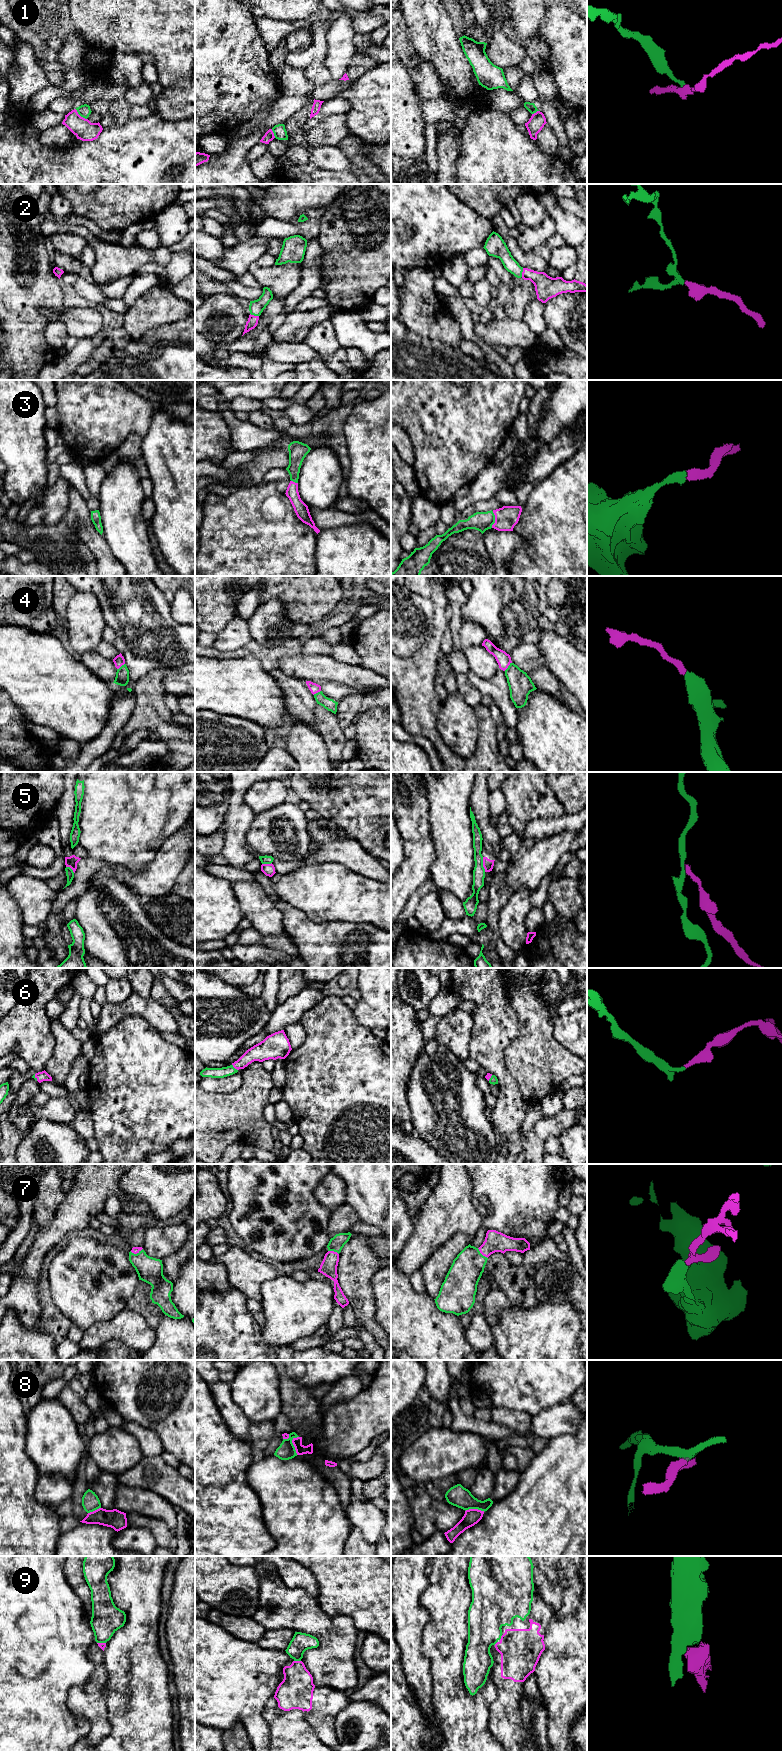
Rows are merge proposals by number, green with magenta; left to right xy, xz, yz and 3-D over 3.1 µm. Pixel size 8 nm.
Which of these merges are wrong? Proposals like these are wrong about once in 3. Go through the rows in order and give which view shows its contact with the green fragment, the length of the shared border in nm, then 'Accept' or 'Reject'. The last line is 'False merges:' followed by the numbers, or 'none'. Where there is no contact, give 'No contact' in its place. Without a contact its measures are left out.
1: Touches green in xy. Shared border 130 nm. Reject
2: Touches green in xz. Shared border 80 nm. Accept
3: Touches green in yz. Shared border 140 nm. Accept
4: Touches green in yz. Shared border 90 nm. Accept
5: Touches green in yz. Shared border 120 nm. Reject
6: Touches green in xz. Shared border 70 nm. Accept
7: Touches green in yz. Shared border 120 nm. Accept
8: Touches green in xz. Shared border 150 nm. Reject
9: Touches green in xz. Shared border 60 nm. Accept
False merges: 1, 5, 8

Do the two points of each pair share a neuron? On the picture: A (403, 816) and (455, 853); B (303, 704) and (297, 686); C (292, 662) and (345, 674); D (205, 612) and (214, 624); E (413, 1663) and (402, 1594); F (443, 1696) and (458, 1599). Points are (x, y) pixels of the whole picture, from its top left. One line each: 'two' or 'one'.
A: two
B: one
C: one
D: one
E: one
F: one

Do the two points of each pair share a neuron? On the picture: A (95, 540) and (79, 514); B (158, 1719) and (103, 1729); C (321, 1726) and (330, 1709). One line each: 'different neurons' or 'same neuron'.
A: same neuron
B: different neurons
C: same neuron

